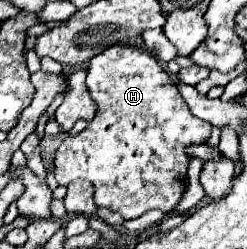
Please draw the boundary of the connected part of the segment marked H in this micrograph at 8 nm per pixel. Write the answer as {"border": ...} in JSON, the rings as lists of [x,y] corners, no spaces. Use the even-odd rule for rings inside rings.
{"border":[[[110,46],[110,50],[94,56],[88,62],[86,86],[96,102],[96,114],[80,134],[68,136],[60,144],[54,160],[54,176],[58,184],[66,186],[68,180],[76,178],[90,180],[94,184],[96,206],[108,208],[122,216],[142,216],[148,208],[160,208],[164,214],[172,212],[188,188],[186,170],[190,156],[186,154],[186,148],[204,144],[210,138],[212,124],[190,112],[160,62],[150,52],[140,48]]]}

